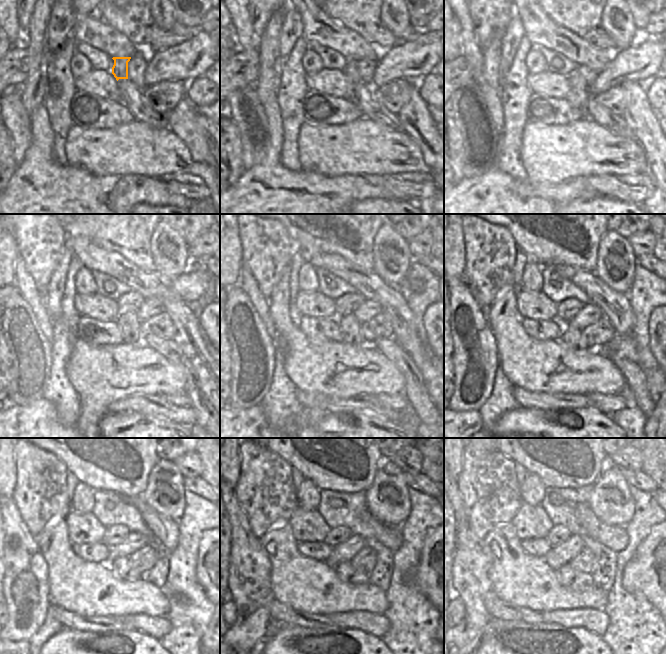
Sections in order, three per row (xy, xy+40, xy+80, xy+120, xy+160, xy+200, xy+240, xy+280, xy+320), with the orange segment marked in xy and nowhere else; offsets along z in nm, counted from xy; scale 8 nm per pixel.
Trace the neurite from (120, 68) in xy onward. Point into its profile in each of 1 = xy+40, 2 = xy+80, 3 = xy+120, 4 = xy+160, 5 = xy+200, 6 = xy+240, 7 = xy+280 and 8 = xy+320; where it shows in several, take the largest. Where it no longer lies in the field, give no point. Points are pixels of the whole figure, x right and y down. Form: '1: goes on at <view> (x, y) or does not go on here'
1: goes on at xy+40 (350, 70)
2: goes on at xy+80 (578, 96)
3: goes on at xy+120 (129, 324)
4: goes on at xy+160 (350, 328)
5: goes on at xy+200 (571, 338)
6: goes on at xy+240 (120, 566)
7: goes on at xy+280 (345, 571)
8: goes on at xy+320 (569, 577)

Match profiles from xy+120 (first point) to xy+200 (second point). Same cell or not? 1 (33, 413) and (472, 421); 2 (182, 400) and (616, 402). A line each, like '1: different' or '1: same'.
1: same
2: same

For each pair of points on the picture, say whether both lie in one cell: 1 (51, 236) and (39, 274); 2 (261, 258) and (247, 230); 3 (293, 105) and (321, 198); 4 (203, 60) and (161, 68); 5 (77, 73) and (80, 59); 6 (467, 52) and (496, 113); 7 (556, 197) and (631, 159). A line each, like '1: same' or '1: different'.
1: same
2: same
3: different
4: same
5: same
6: same
7: different

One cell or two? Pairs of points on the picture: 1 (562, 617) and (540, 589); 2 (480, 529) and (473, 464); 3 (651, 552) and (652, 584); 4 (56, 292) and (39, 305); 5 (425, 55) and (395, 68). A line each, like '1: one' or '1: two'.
1: two
2: one
3: one
4: two
5: one

